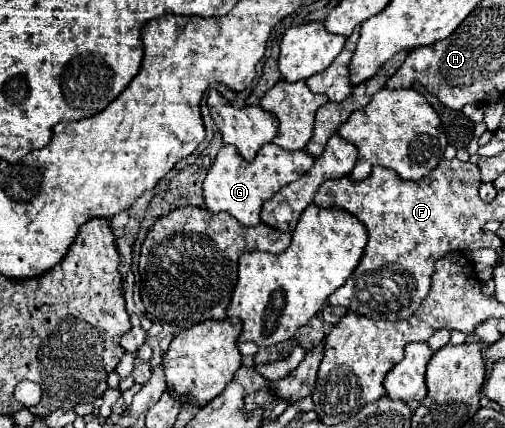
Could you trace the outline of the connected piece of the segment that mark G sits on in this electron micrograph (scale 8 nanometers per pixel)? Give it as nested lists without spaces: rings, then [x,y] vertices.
[[[274,142],[264,144],[252,162],[244,162],[240,154],[236,154],[236,146],[222,146],[202,186],[206,208],[210,212],[228,212],[240,224],[256,226],[260,224],[262,204],[272,198],[282,186],[304,176],[312,164],[314,156],[308,154],[308,150],[280,150],[280,146]]]

